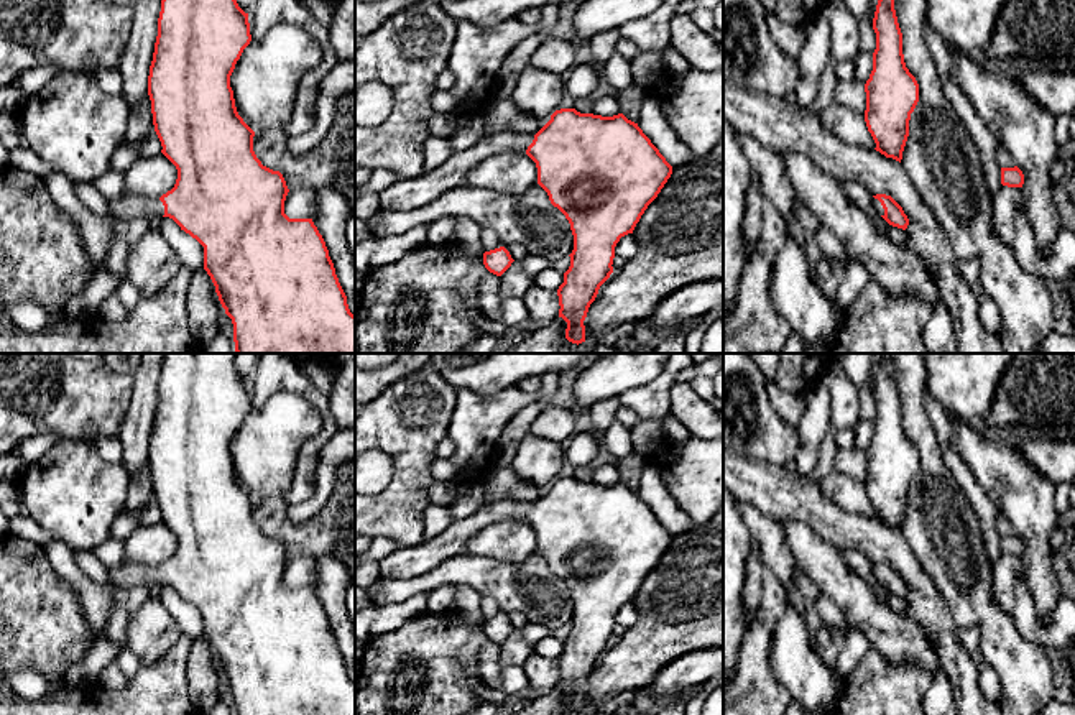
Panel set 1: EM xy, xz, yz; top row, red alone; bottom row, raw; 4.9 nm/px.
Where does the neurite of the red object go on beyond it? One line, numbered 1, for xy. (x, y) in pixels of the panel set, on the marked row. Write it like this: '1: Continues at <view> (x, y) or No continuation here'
1: Continues at xy (127, 207)

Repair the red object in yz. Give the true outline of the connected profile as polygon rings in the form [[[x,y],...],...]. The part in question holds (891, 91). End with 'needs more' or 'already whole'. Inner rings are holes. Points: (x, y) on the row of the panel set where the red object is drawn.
[[[878,0],[873,30],[876,49],[873,71],[865,84],[865,122],[876,143],[874,150],[901,163],[911,113],[919,102],[919,84],[904,62],[894,0]]]; already whole

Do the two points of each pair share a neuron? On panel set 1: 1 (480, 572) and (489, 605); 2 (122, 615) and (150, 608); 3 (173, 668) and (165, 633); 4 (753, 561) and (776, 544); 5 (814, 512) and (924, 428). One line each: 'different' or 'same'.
1: different
2: different
3: different
4: different
5: different

